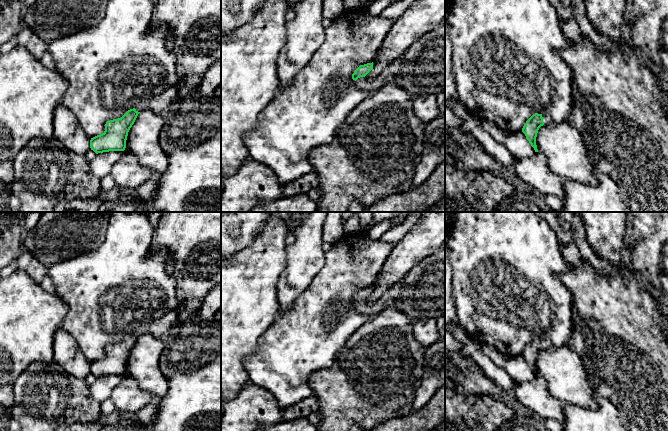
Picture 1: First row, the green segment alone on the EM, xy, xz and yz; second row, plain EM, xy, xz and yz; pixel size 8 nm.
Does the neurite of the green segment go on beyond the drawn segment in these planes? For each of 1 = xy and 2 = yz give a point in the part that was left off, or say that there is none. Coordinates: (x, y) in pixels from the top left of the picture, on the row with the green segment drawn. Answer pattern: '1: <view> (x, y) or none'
1: xy (158, 104)
2: yz (547, 119)

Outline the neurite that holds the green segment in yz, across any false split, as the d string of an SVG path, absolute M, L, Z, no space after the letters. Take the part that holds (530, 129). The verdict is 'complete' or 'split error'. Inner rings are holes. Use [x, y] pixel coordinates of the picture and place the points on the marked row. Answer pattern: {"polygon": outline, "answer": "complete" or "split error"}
{"polygon": "M535 113L524 124L522 128L522 132L525 134L526 139L534 148L535 152L538 152L537 145L536 145L536 137L539 128L543 125L550 124L552 121L553 120L550 117L550 115L546 113L543 114Z", "answer": "split error"}

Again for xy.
{"polygon": "M172 86L162 94L141 101L135 108L128 110L121 118L107 121L105 131L90 140L90 148L96 154L109 151L124 151L128 132L142 110L152 110L161 114L178 101L179 88Z", "answer": "split error"}

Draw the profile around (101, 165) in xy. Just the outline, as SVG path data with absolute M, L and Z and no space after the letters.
M125 148L124 151L109 151L96 154L89 162L89 173L97 179L110 174L113 165L126 152L127 149Z

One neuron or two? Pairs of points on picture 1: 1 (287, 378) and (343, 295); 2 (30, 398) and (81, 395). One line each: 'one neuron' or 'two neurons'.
1: one neuron
2: one neuron

